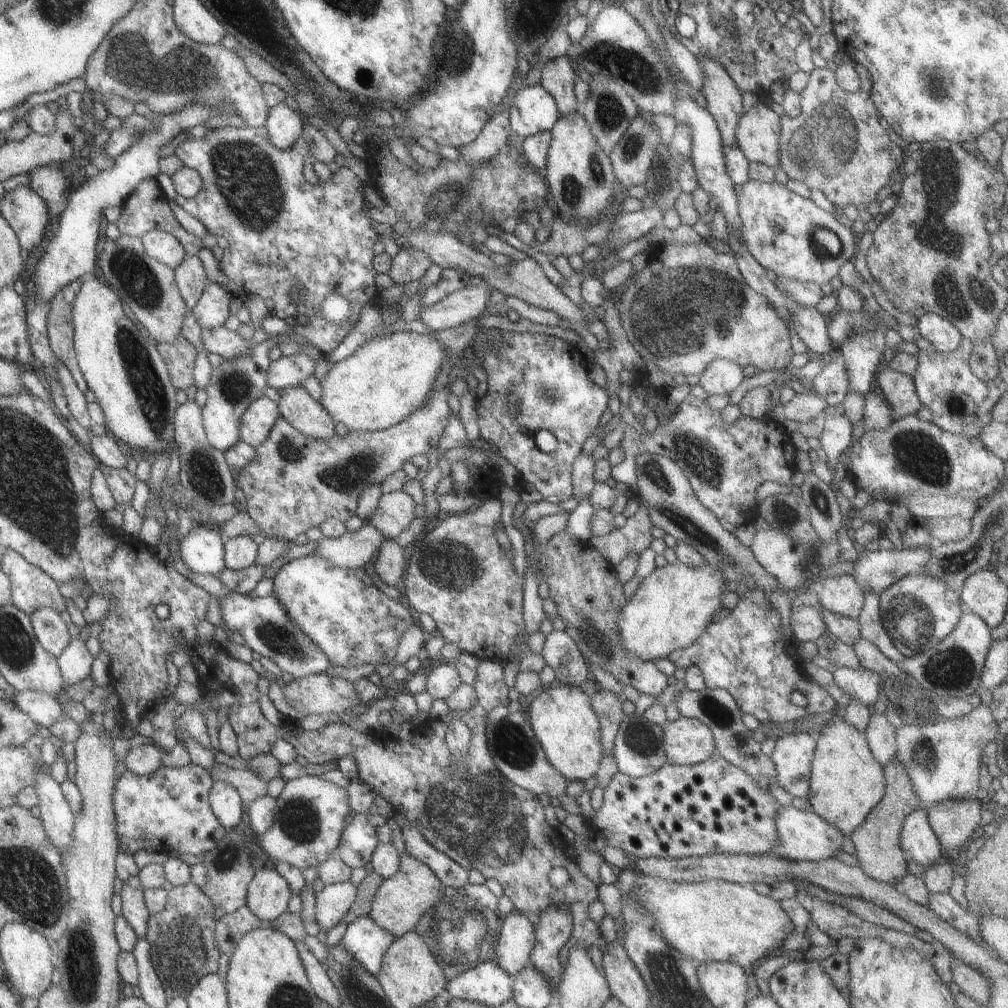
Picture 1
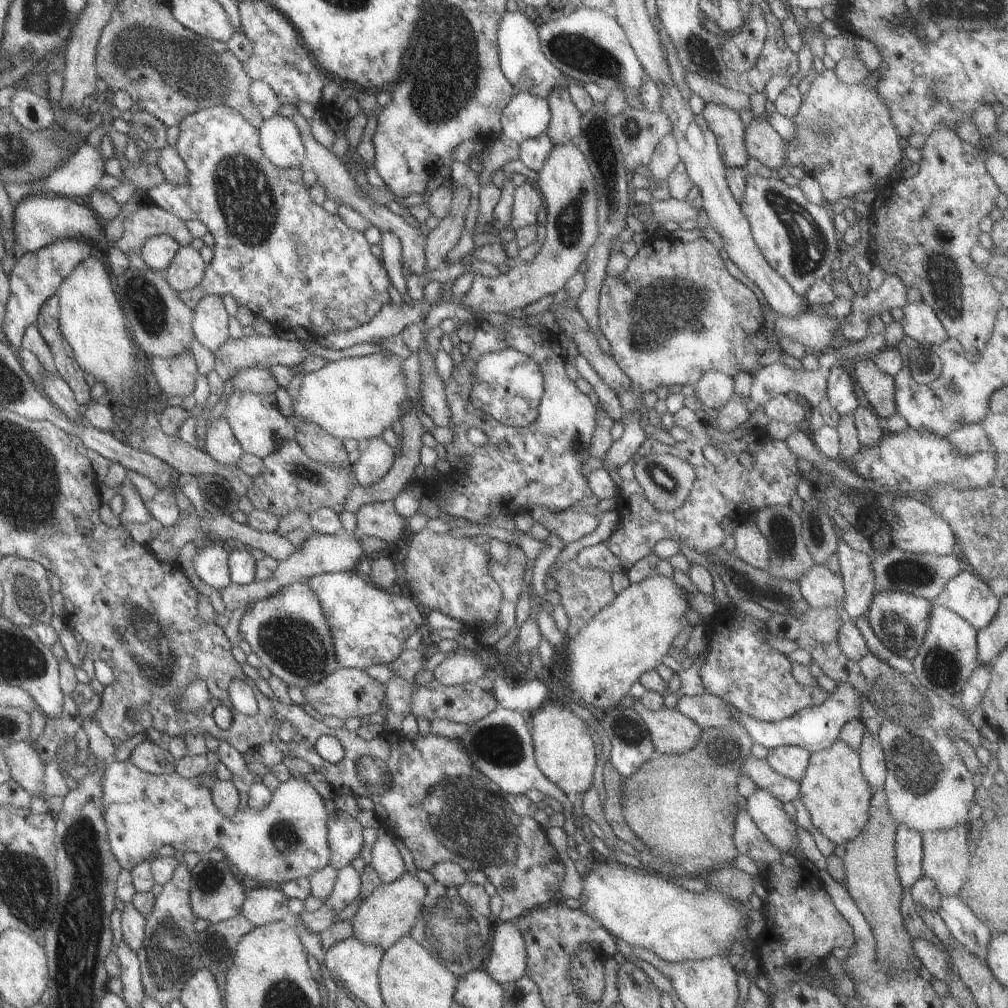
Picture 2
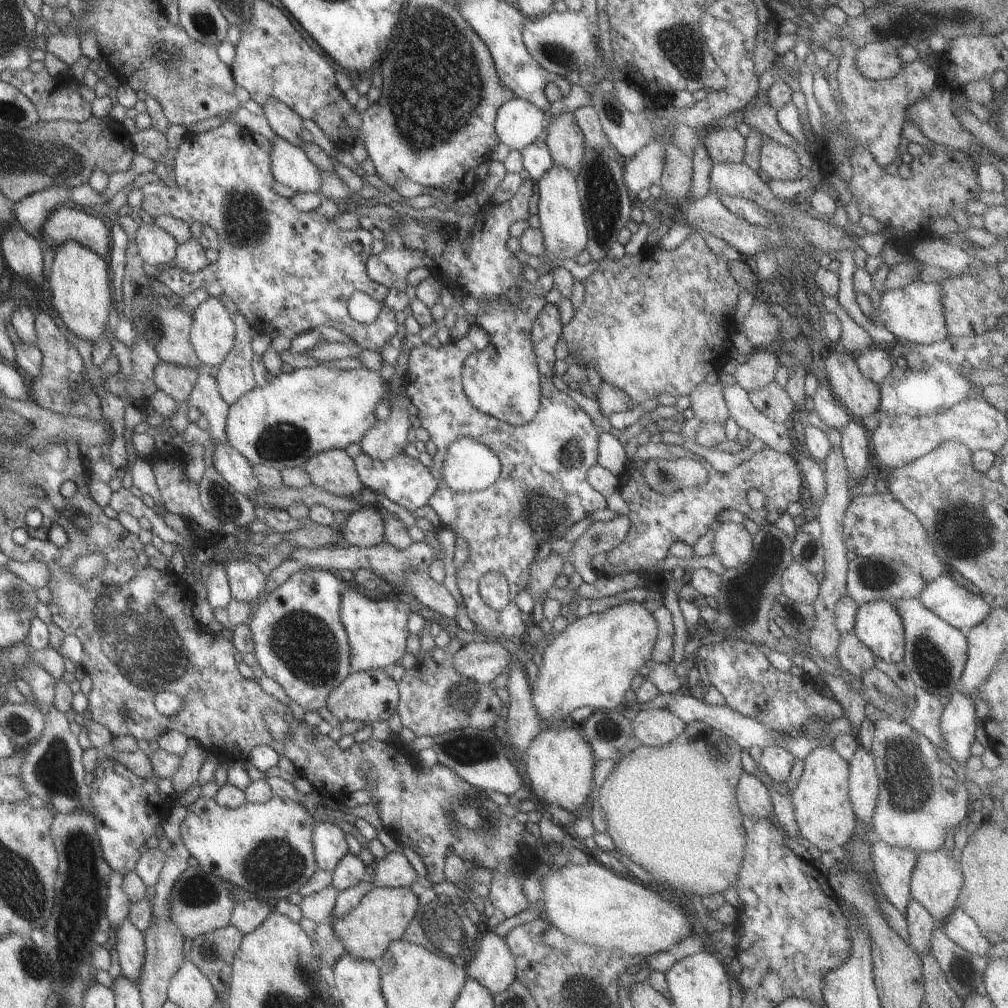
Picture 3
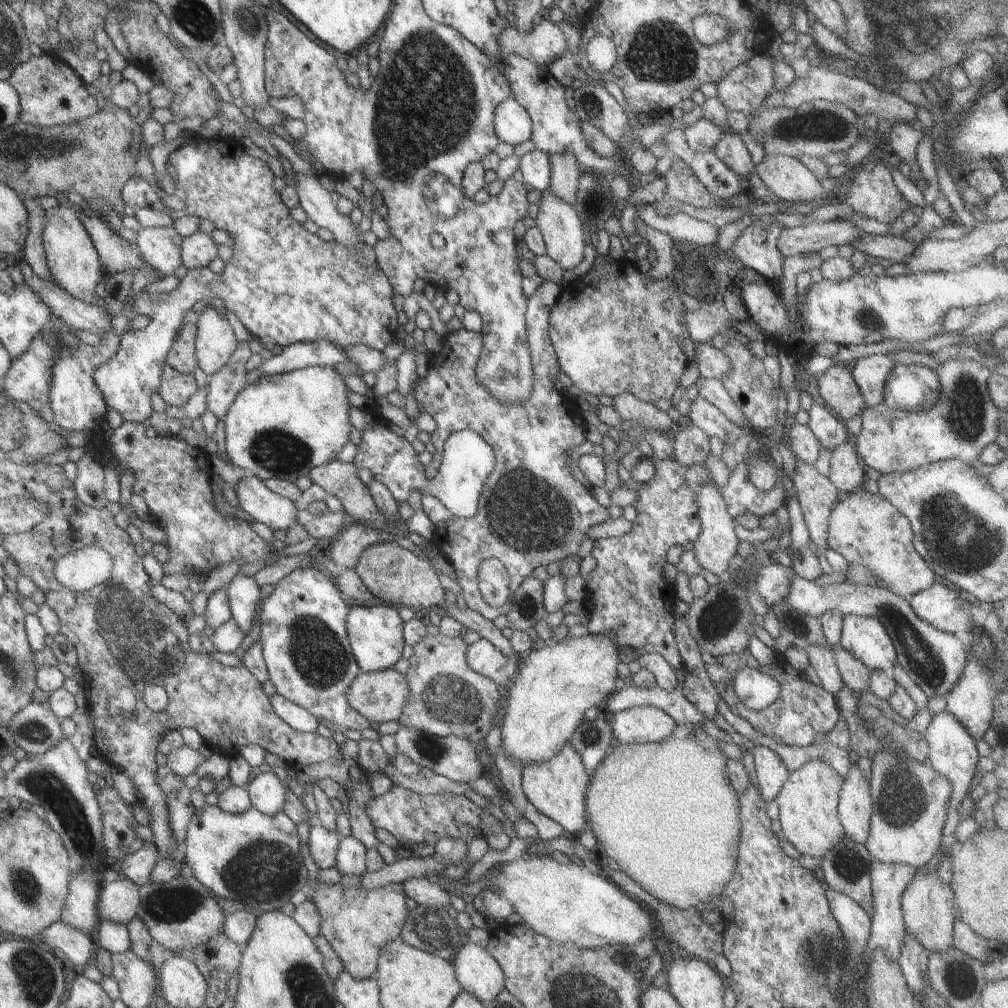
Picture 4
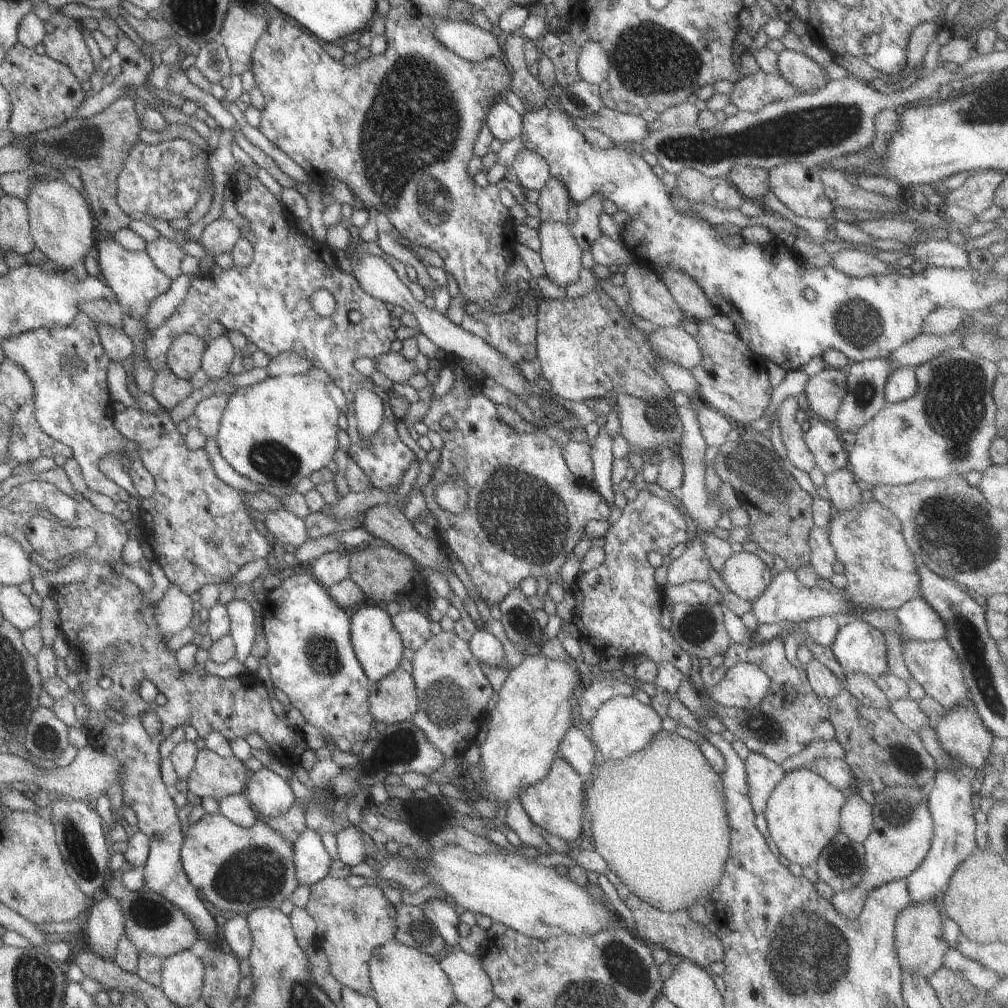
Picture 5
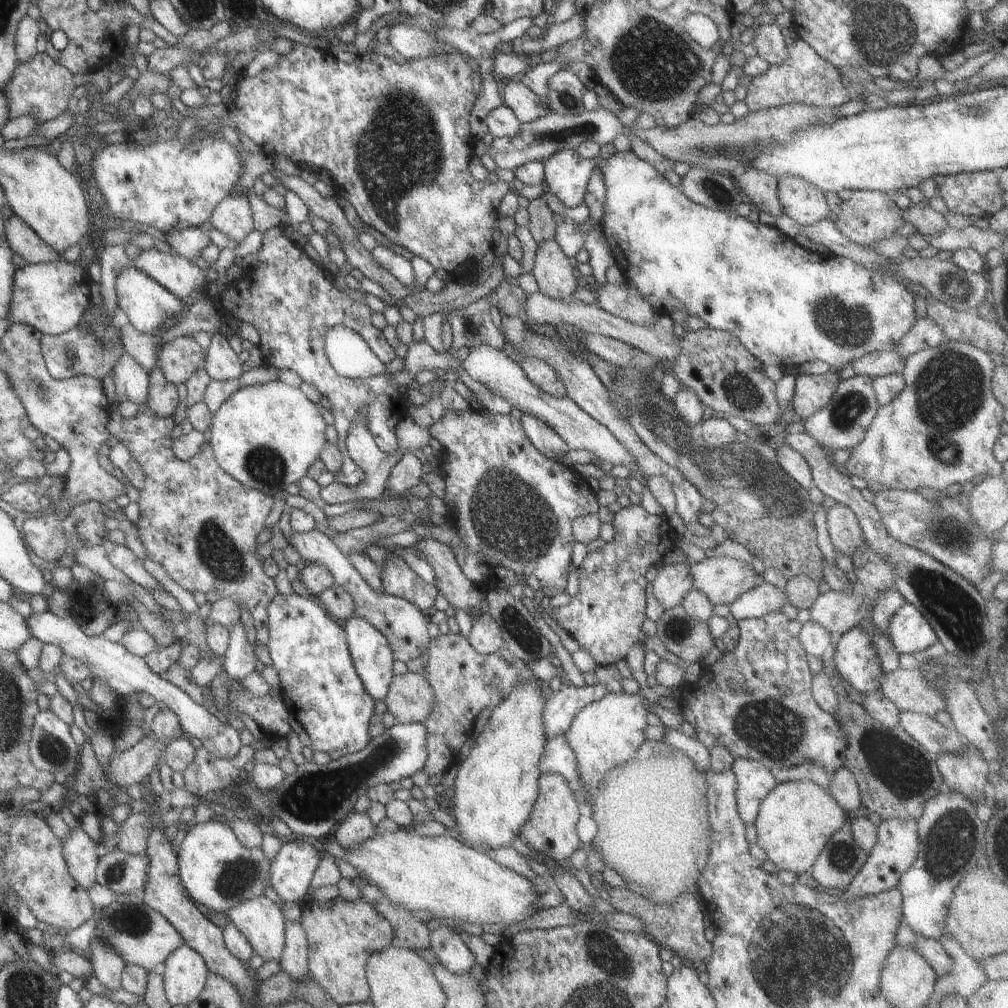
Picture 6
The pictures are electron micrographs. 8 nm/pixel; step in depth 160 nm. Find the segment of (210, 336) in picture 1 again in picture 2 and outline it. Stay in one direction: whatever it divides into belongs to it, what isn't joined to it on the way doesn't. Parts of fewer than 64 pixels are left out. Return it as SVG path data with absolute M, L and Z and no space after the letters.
M249 335L248 337L231 337L214 350L213 370L222 380L222 384L227 381L239 370L245 367L269 367L273 364L282 364L283 366L292 367L297 363L301 363L303 358L307 357L307 353L299 344L291 341L285 341L276 336L266 337L263 335Z

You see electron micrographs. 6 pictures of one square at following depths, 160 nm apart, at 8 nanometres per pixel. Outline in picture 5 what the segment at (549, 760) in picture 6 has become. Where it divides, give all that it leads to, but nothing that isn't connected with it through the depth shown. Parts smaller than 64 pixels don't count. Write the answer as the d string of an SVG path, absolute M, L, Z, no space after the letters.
M573 725L560 739L556 756L567 761L576 773L584 777L587 776L597 756L592 742L585 737L579 728Z

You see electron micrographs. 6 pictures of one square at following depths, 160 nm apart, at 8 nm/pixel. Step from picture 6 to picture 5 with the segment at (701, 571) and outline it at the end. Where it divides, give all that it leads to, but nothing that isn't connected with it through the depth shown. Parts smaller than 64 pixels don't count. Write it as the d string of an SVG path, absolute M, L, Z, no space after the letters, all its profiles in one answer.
M733 553L719 571L727 590L743 600L757 599L766 590L771 576L770 568L755 553Z

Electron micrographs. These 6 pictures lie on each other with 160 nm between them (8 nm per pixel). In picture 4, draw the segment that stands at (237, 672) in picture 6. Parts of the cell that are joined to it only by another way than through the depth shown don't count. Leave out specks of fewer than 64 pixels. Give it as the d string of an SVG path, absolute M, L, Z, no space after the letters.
M235 575L229 583L224 586L230 618L247 634L252 625L253 612L259 604L259 585L255 584L252 576Z

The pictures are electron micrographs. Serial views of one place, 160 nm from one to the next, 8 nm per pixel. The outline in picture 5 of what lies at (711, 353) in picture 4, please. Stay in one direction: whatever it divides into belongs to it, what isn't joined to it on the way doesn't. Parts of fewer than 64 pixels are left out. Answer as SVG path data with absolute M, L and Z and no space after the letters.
M657 327L644 335L659 358L690 369L702 361L696 340L681 327Z

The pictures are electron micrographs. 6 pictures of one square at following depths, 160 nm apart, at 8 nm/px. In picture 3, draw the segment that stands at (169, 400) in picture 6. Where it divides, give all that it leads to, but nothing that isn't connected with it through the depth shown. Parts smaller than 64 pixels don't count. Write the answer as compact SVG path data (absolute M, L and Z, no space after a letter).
M159 361L153 369L152 381L157 390L183 404L196 383L197 370Z

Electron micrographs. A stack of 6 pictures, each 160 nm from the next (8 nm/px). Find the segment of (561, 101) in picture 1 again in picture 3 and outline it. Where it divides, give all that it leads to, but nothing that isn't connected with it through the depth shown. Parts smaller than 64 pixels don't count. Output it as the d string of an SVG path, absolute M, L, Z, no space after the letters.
M560 112L546 117L545 140L553 165L565 167L577 174L582 157L582 132L572 112Z

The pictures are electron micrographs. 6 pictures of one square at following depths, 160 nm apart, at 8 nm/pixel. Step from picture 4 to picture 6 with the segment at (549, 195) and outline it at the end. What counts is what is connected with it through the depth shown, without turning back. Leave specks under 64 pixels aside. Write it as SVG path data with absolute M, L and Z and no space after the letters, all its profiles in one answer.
M552 238L536 245L528 272L545 296L565 300L573 294L579 283L573 277L573 267L568 258Z

